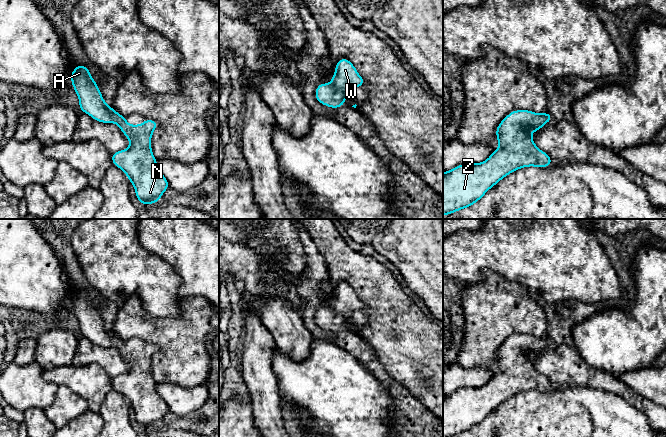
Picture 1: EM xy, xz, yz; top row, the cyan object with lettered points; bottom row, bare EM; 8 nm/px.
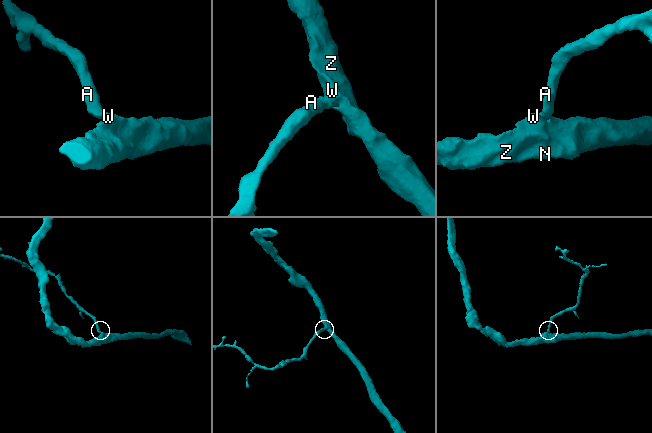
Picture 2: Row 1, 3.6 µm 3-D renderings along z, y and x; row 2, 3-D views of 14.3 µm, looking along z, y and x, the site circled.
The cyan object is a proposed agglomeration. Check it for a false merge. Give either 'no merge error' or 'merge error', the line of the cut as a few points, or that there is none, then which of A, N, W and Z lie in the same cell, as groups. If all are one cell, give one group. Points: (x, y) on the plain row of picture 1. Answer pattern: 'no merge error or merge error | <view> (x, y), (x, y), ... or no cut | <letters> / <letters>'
no merge error | no cut | A N W Z

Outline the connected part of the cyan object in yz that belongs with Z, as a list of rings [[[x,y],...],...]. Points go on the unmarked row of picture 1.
[[[514,334],[496,352],[499,372],[482,387],[467,387],[443,396],[443,437],[454,437],[472,430],[485,417],[508,398],[524,391],[545,392],[552,388],[551,381],[541,375],[533,366],[531,357],[539,355],[553,339],[549,336],[538,338],[529,334]]]

